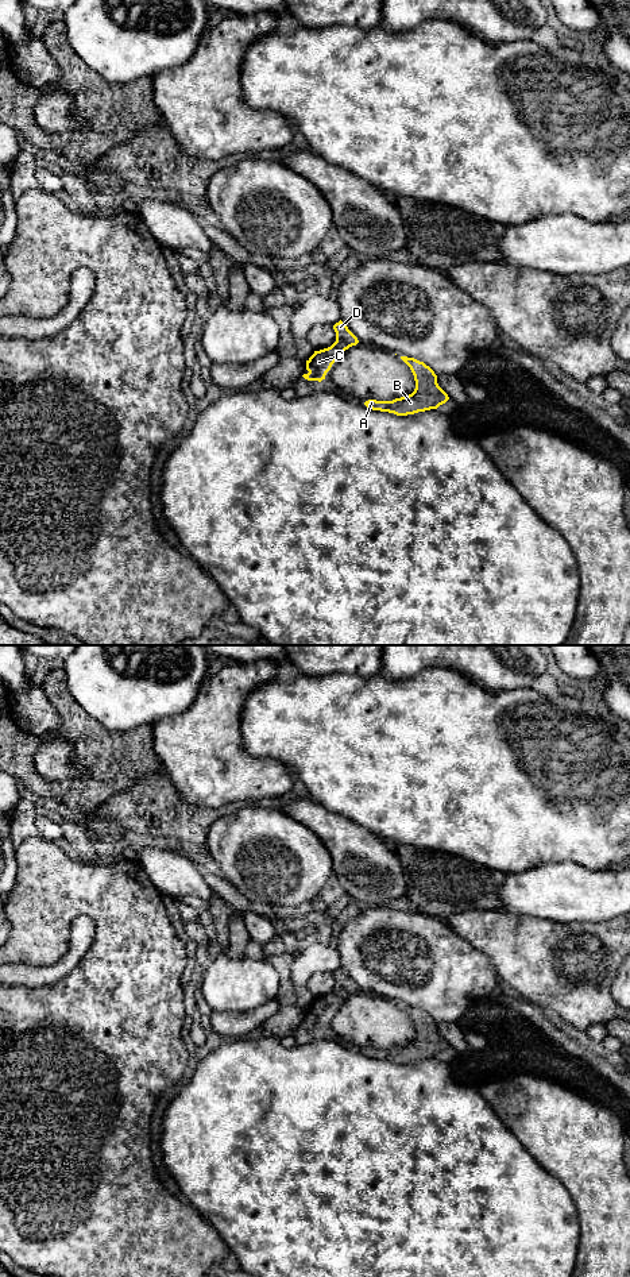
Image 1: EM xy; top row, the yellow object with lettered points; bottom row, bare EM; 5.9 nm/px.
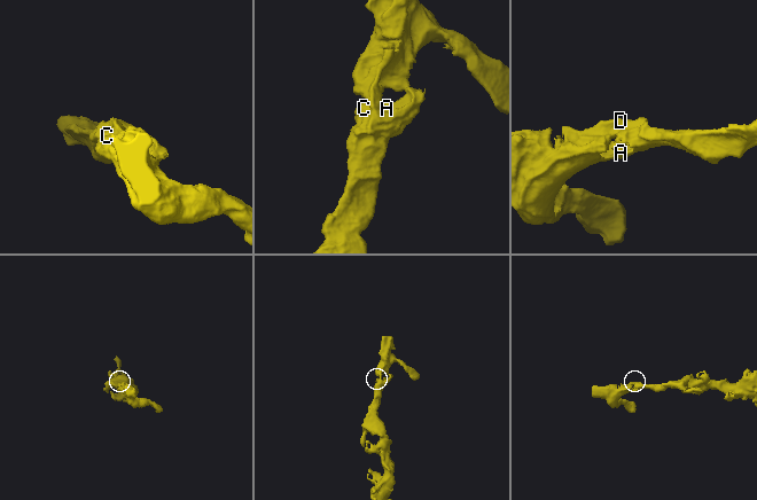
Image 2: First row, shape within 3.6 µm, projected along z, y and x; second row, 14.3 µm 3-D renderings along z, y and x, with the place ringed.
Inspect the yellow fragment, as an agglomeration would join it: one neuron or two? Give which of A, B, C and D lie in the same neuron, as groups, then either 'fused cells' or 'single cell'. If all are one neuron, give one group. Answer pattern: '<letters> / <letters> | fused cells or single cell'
A B C D | single cell

